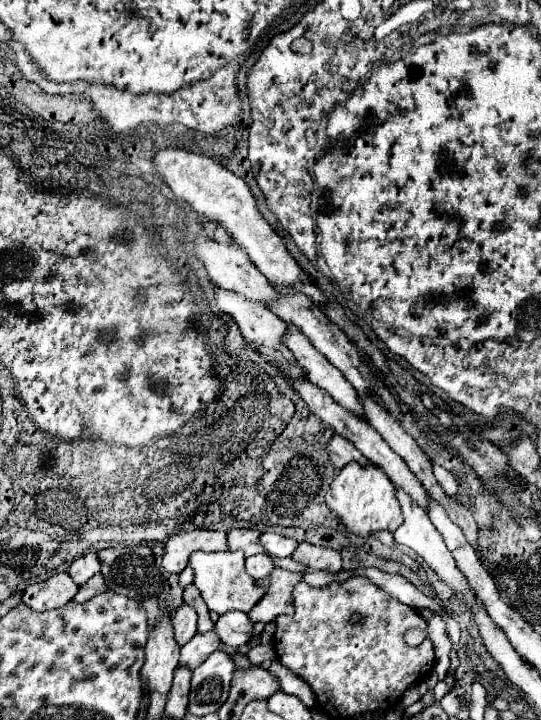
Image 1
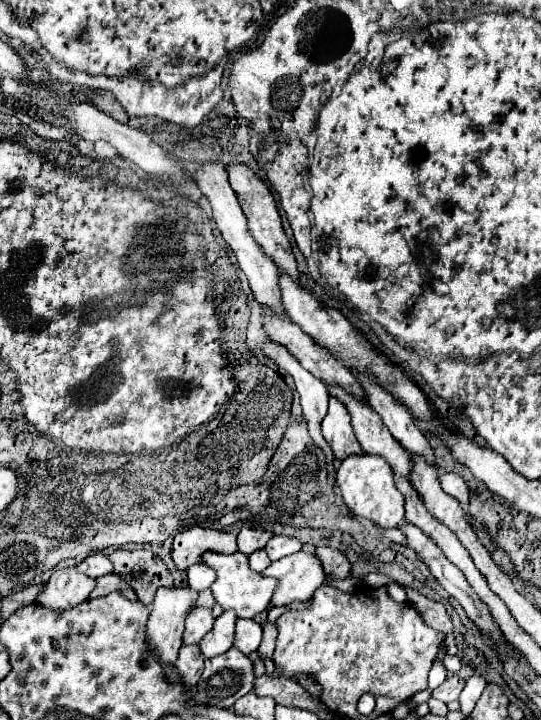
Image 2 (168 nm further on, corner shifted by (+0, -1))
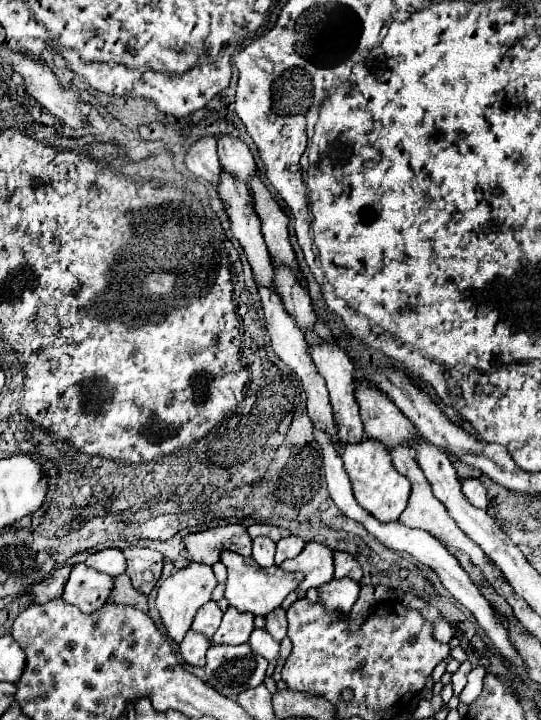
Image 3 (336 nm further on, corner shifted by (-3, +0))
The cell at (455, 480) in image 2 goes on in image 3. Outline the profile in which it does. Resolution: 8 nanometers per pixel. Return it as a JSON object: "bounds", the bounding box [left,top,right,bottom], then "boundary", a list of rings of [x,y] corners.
{"bounds":[462,478,488,510],"boundary":[[[466,478],[466,480],[462,480],[462,492],[464,492],[464,496],[466,496],[476,508],[488,510],[486,488],[484,488],[478,480],[474,480],[474,478]]]}

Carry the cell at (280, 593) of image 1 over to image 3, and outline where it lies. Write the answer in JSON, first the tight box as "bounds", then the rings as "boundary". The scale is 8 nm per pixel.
{"bounds":[280,542,334,596],"boundary":[[[308,542],[304,550],[296,556],[280,564],[286,572],[304,572],[306,578],[302,580],[298,594],[304,596],[308,588],[322,586],[334,578],[334,550],[326,548],[326,544]]]}

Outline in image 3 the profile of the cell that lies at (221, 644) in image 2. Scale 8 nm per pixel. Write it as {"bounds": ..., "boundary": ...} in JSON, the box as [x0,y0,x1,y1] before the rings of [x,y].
{"bounds":[212,606,254,644],"boundary":[[[230,606],[224,612],[218,632],[212,636],[212,642],[242,644],[242,642],[248,642],[252,630],[254,630],[254,616],[250,616],[250,612],[238,612],[234,606]]]}

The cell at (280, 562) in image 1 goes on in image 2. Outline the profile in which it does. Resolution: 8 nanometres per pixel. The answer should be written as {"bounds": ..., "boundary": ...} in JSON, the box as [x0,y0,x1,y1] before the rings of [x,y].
{"bounds":[237,527,273,555],"boundary":[[[243,527],[237,535],[237,547],[243,555],[251,555],[259,549],[263,549],[267,545],[267,541],[273,537],[273,533],[269,531],[263,531],[263,529],[249,529],[249,527]]]}

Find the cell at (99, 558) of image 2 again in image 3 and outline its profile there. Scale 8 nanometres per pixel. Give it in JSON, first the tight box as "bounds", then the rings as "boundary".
{"bounds":[86,548,126,576],"boundary":[[[106,548],[106,550],[90,554],[86,564],[90,568],[104,572],[104,574],[110,574],[110,576],[120,576],[126,572],[124,554],[122,554],[122,550],[116,550],[116,548]]]}

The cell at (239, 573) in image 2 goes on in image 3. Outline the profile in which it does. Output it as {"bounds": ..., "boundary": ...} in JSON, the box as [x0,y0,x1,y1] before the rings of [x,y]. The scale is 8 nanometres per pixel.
{"bounds":[222,550,302,616],"boundary":[[[230,550],[222,552],[222,562],[228,568],[228,580],[226,580],[224,596],[228,598],[230,606],[238,608],[240,612],[252,612],[252,614],[260,614],[260,616],[270,614],[274,608],[280,608],[282,600],[292,590],[296,590],[300,580],[302,580],[302,572],[284,572],[276,564],[270,568],[262,568],[252,560],[252,556],[244,558],[244,556],[230,552]]]}

